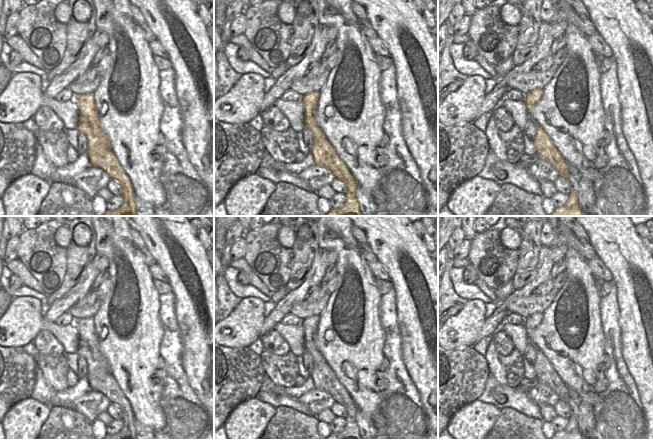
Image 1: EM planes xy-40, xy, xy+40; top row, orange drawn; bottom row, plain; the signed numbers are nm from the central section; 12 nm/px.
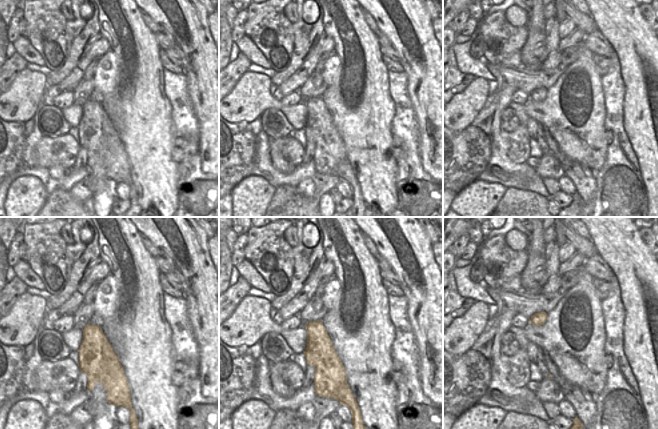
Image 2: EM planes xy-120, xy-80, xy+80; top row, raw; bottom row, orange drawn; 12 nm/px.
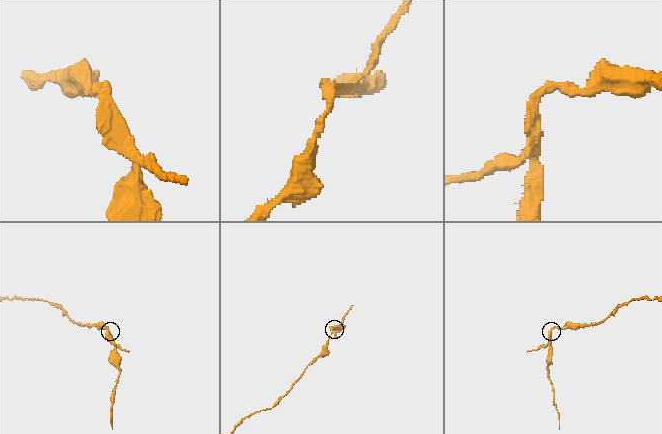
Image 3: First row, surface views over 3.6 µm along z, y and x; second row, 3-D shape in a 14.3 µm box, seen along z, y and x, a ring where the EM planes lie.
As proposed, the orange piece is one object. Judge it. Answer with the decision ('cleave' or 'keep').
cleave

